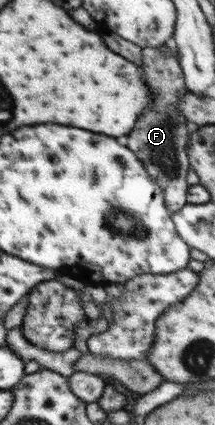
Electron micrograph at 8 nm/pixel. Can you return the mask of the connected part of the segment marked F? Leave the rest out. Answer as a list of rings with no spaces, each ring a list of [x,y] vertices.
[[[173,40],[163,44],[171,48],[171,54],[165,55],[161,46],[143,47],[141,69],[147,85],[153,95],[153,106],[137,118],[133,132],[127,136],[127,148],[145,164],[145,170],[153,180],[160,184],[164,194],[167,210],[172,213],[183,208],[187,202],[187,191],[190,185],[185,177],[191,169],[187,154],[187,145],[190,133],[198,129],[198,125],[190,123],[188,118],[178,109],[181,96],[188,92],[183,82],[183,72],[180,65],[180,56]]]

